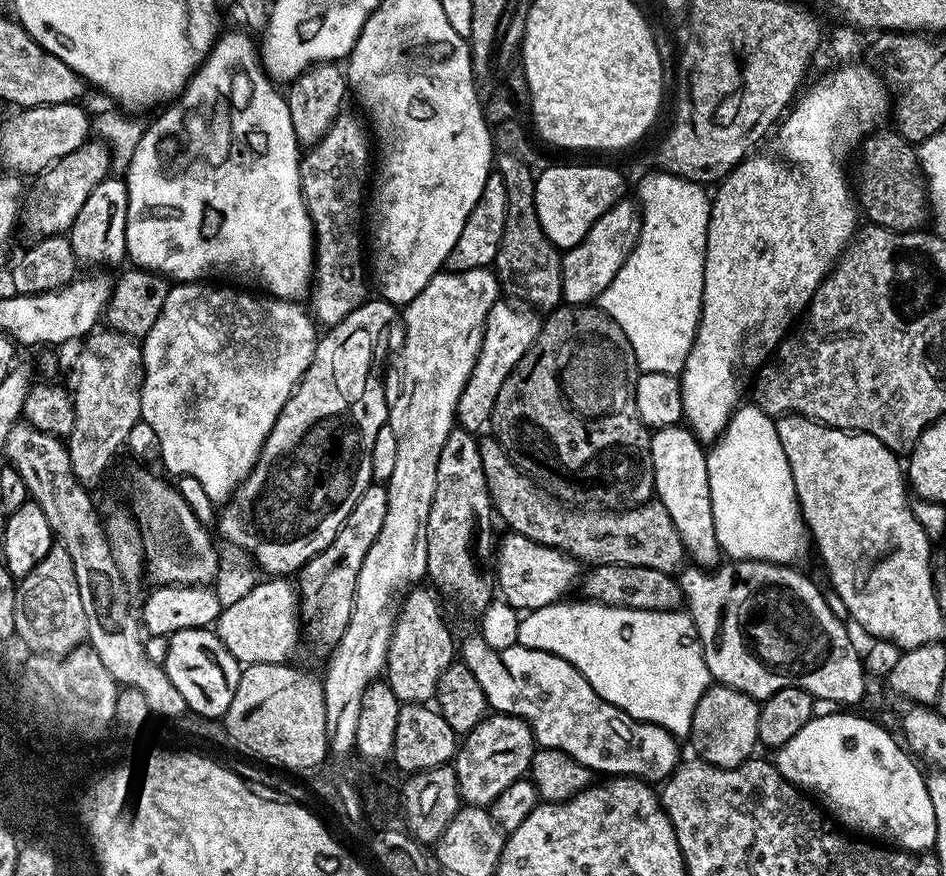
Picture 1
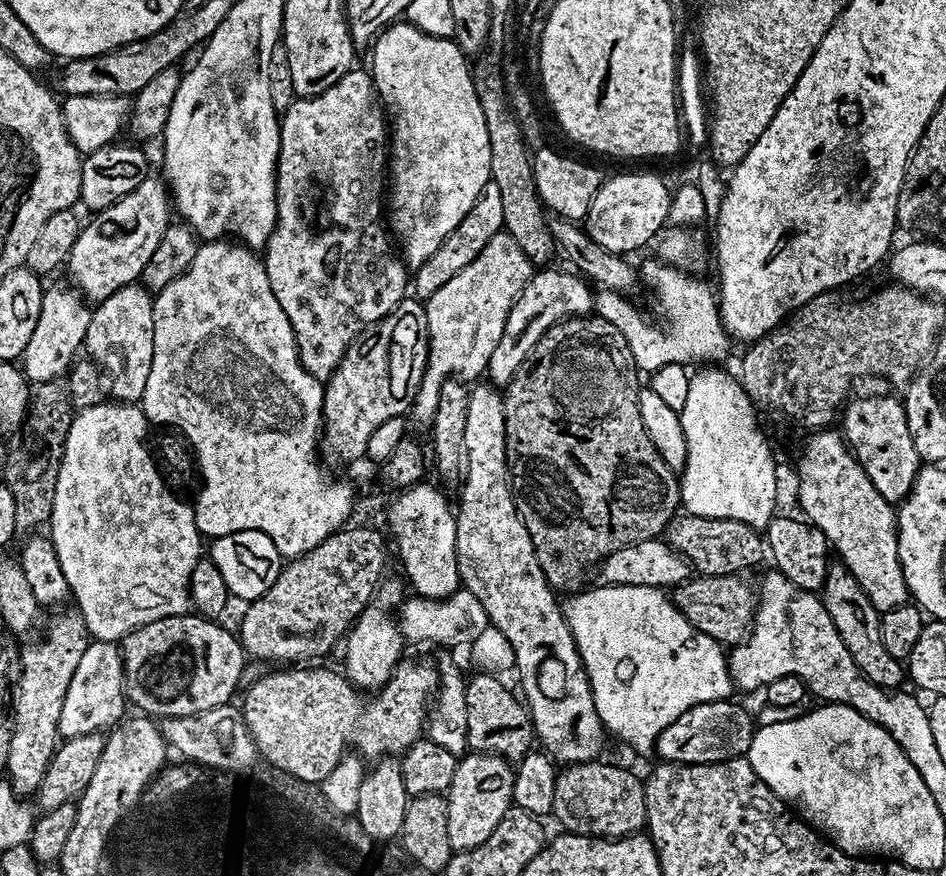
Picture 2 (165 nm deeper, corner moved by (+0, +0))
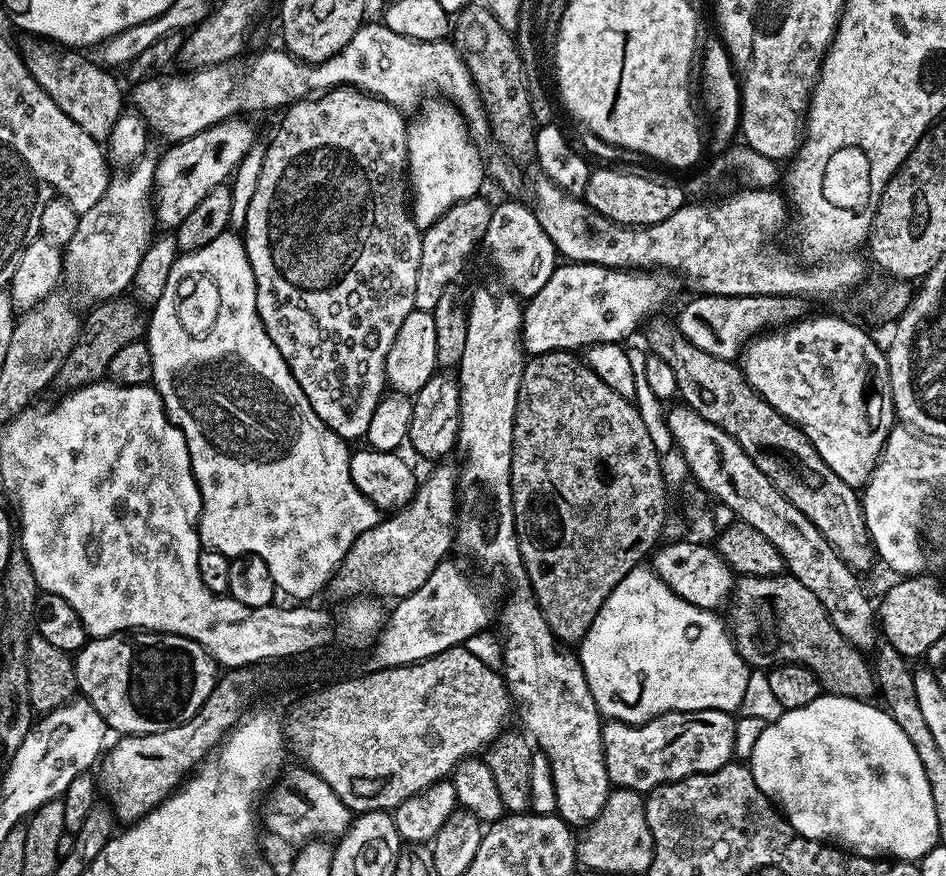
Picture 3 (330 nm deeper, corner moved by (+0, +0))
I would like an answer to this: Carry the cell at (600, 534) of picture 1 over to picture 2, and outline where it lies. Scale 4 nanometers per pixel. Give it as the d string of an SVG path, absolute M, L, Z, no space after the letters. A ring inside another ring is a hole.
M677 514L662 533L663 539L701 576L744 574L766 556L766 544L757 529L730 518L696 517Z

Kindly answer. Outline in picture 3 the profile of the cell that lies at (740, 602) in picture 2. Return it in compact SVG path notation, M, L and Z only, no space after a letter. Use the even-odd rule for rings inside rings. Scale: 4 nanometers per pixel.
M741 575L732 589L731 608L730 635L740 657L753 669L767 670L776 664L805 664L820 679L825 693L866 701L877 695L876 674L871 663L867 659L864 661L865 653L840 633L820 599L806 590L795 575Z

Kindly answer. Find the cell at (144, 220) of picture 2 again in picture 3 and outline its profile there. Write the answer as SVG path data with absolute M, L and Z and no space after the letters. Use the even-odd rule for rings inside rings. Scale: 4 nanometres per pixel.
M247 119L221 120L212 128L194 134L185 141L173 143L161 151L156 170L154 203L156 219L168 227L165 229L175 230L182 218L186 218L186 214L190 214L190 210L194 210L194 206L198 206L198 202L202 202L210 190L225 183L244 161L244 155L254 143L252 128L244 120Z

